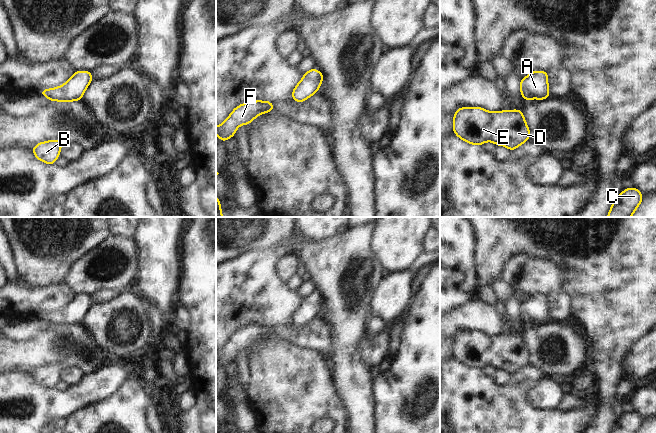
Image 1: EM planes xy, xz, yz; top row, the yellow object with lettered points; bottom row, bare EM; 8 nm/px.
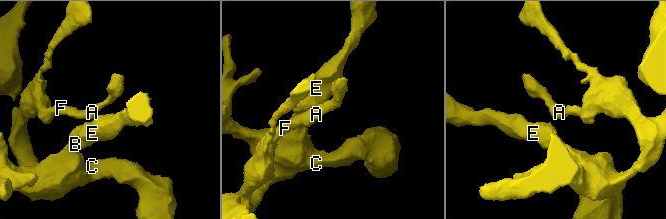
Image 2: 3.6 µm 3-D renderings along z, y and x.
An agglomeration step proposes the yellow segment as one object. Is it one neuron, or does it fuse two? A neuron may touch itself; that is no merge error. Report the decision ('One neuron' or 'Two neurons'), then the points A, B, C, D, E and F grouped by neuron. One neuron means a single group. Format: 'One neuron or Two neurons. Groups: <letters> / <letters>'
One neuron. Groups: A B C D E F

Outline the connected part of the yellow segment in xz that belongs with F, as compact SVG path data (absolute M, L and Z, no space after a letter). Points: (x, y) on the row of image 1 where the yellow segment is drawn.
M249 101L237 106L229 117L220 125L216 126L216 134L221 141L226 142L234 137L236 129L241 125L248 125L260 114L274 110L274 105L269 101Z

